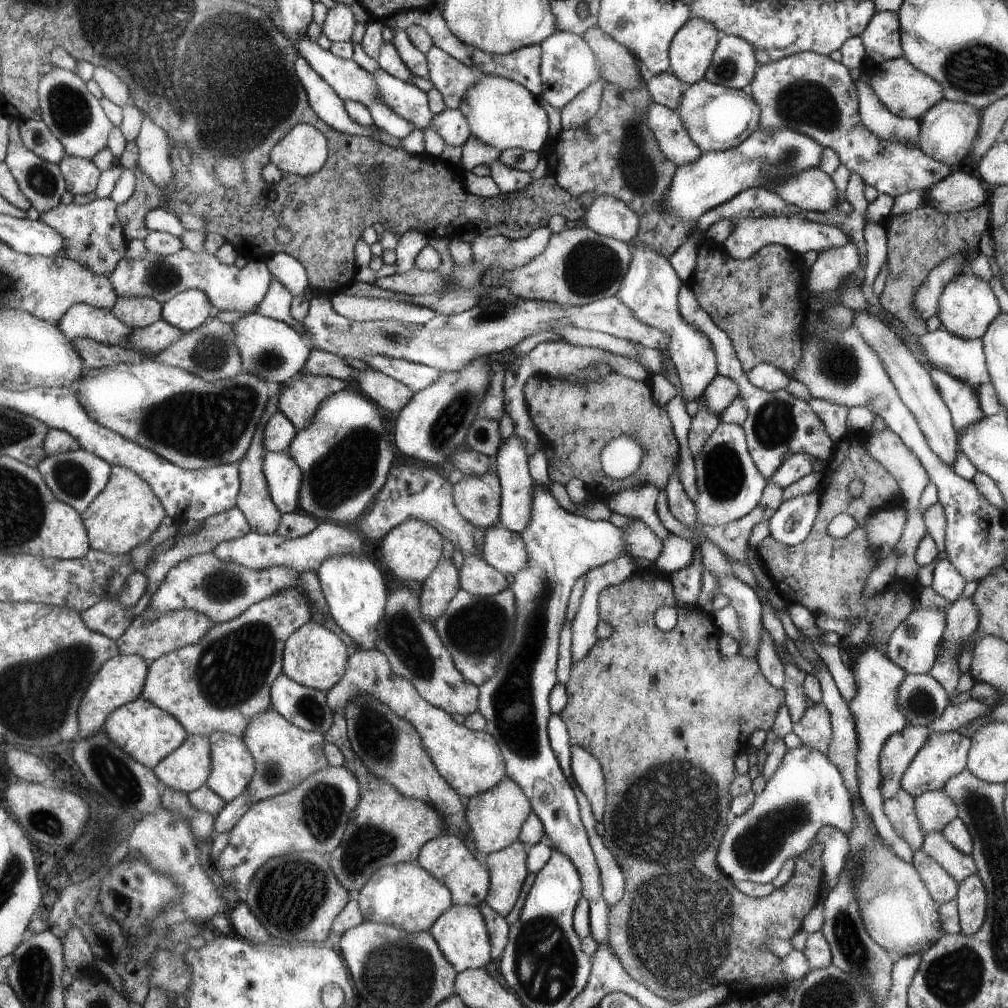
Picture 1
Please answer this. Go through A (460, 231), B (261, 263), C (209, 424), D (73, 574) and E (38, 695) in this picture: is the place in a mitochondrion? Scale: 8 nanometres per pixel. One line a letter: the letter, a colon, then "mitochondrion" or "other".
A: other
B: other
C: mitochondrion
D: other
E: mitochondrion

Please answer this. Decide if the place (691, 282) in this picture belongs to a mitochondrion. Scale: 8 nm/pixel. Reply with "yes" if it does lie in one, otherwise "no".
no

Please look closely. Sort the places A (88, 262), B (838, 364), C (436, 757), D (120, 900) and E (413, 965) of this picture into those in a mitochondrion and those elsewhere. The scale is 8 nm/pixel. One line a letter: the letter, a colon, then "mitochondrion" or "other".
A: other
B: mitochondrion
C: other
D: other
E: mitochondrion

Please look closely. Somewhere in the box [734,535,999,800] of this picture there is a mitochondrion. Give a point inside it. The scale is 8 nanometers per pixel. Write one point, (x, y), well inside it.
(921, 704)

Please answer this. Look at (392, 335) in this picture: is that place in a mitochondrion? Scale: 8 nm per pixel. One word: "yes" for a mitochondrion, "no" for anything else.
yes

